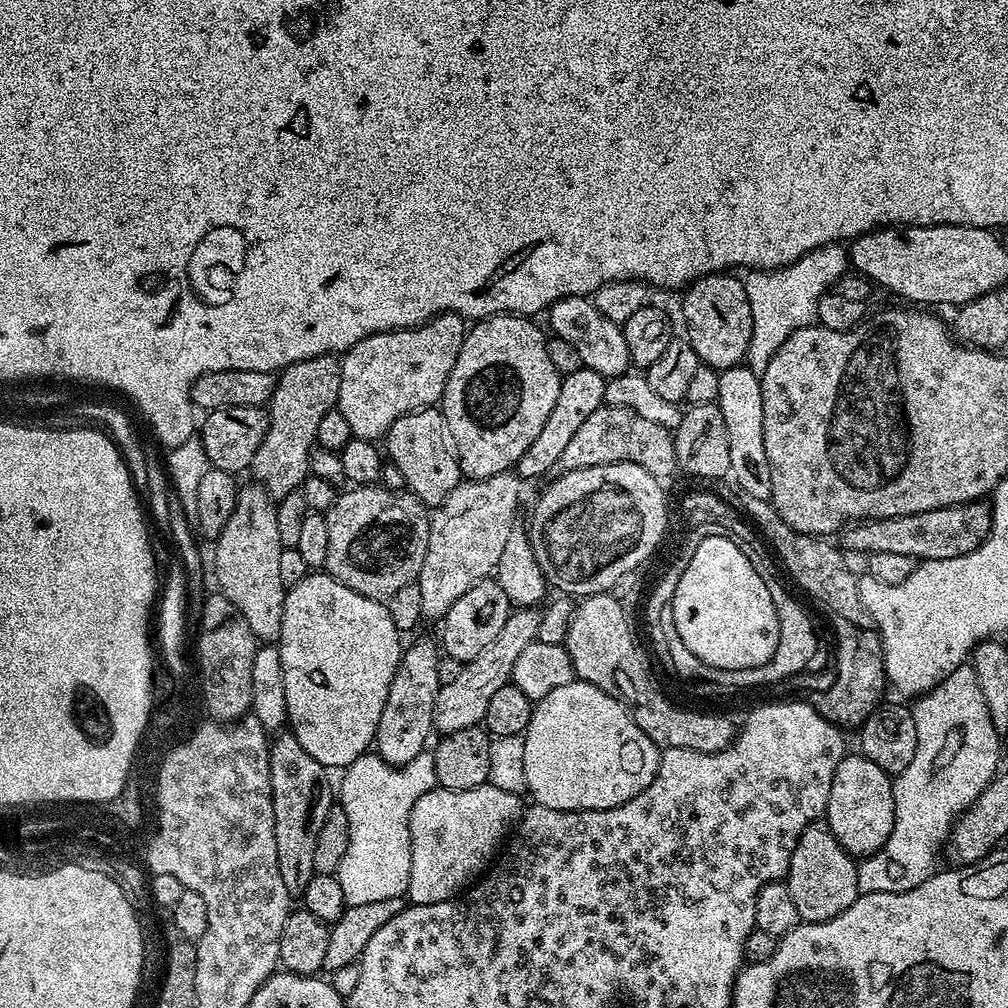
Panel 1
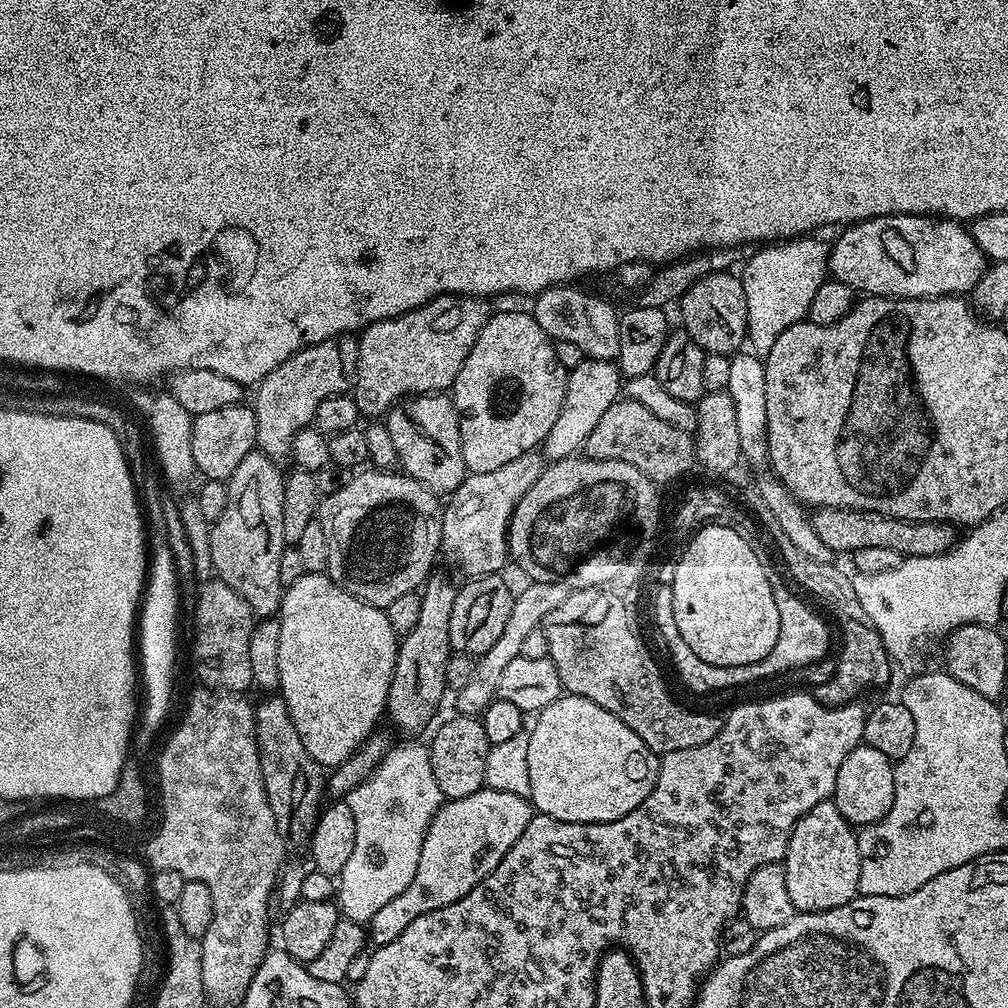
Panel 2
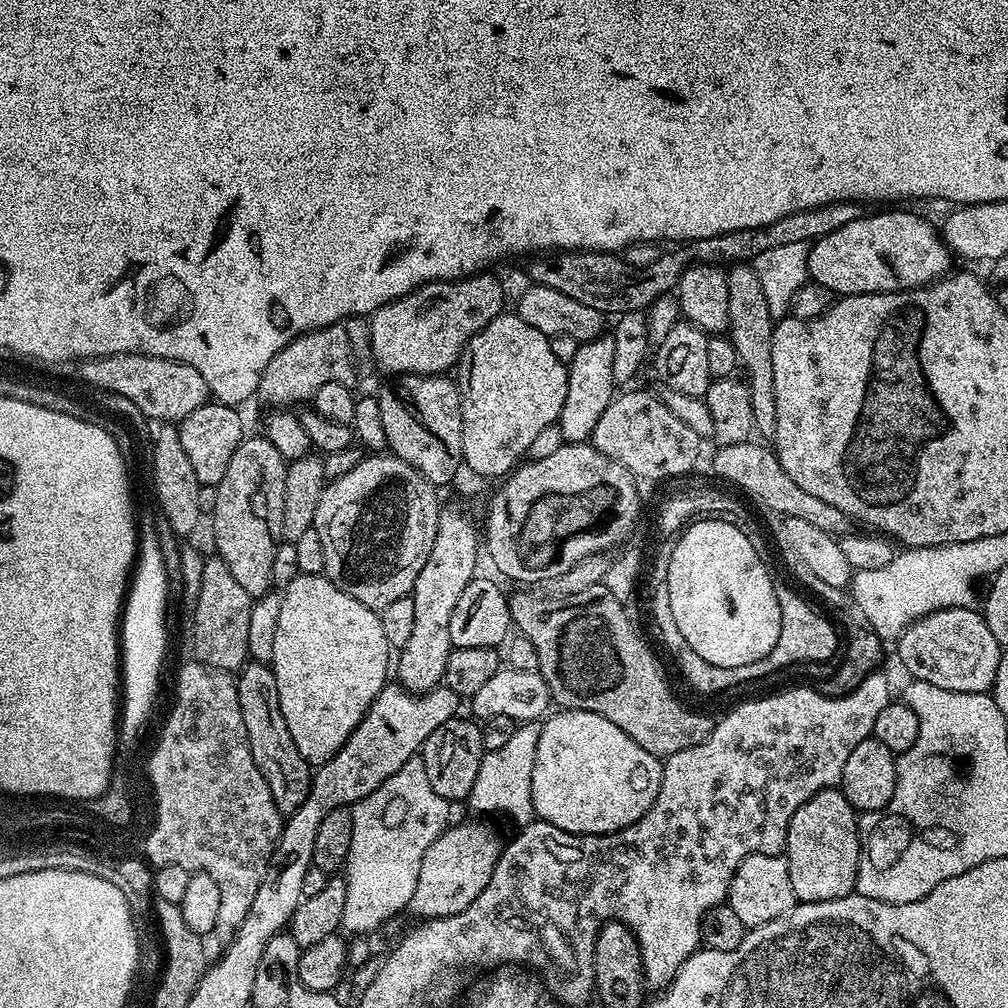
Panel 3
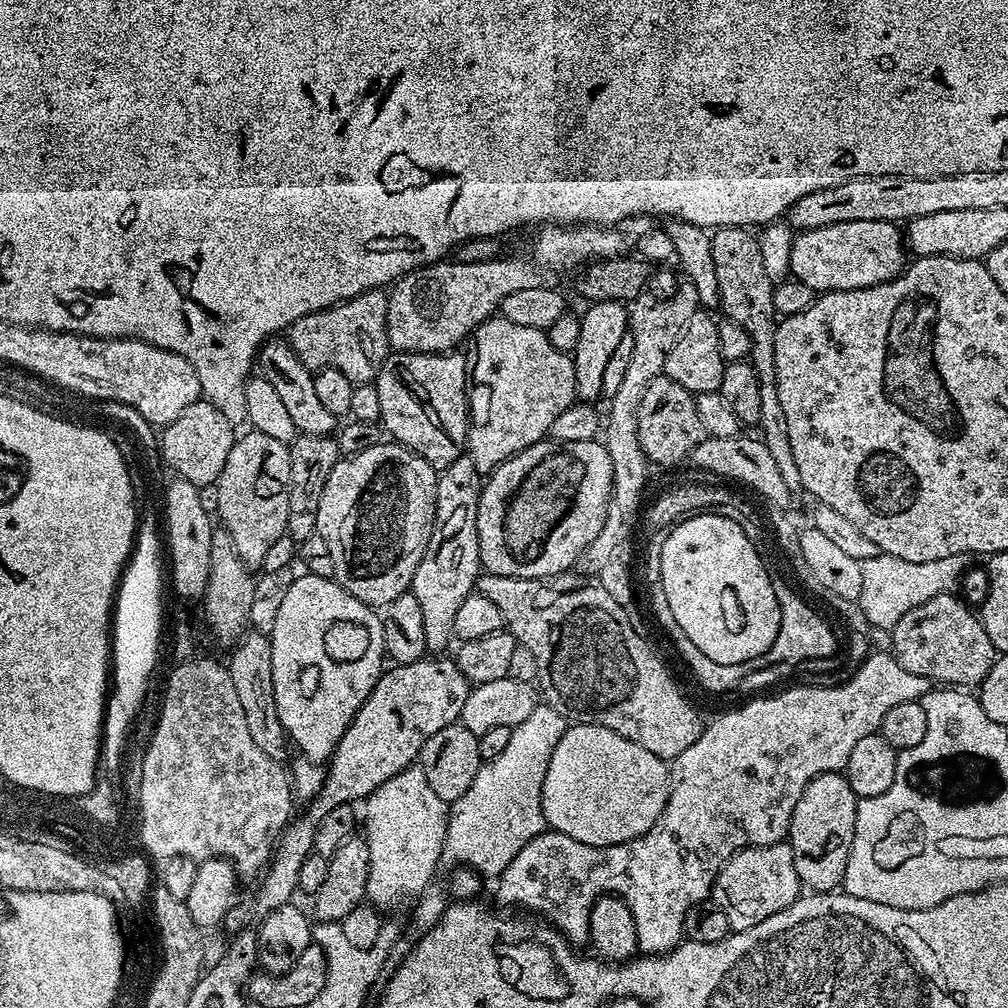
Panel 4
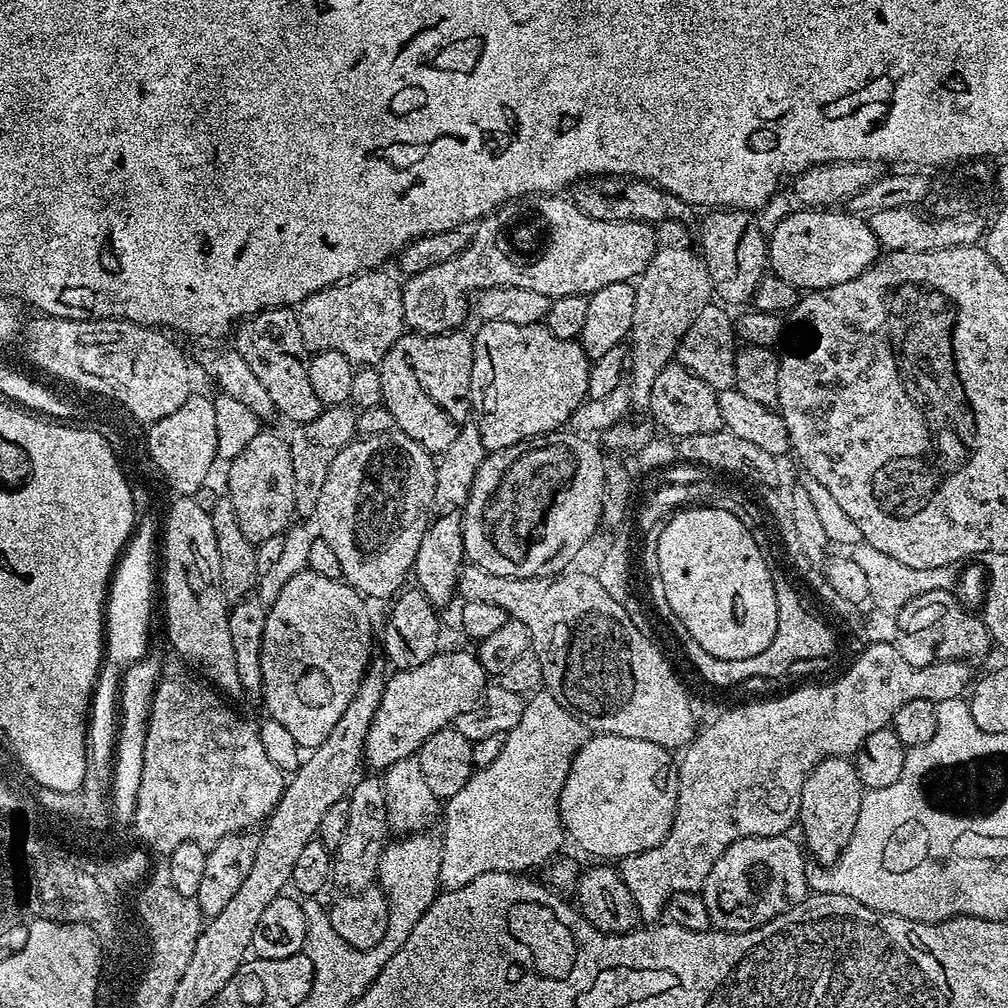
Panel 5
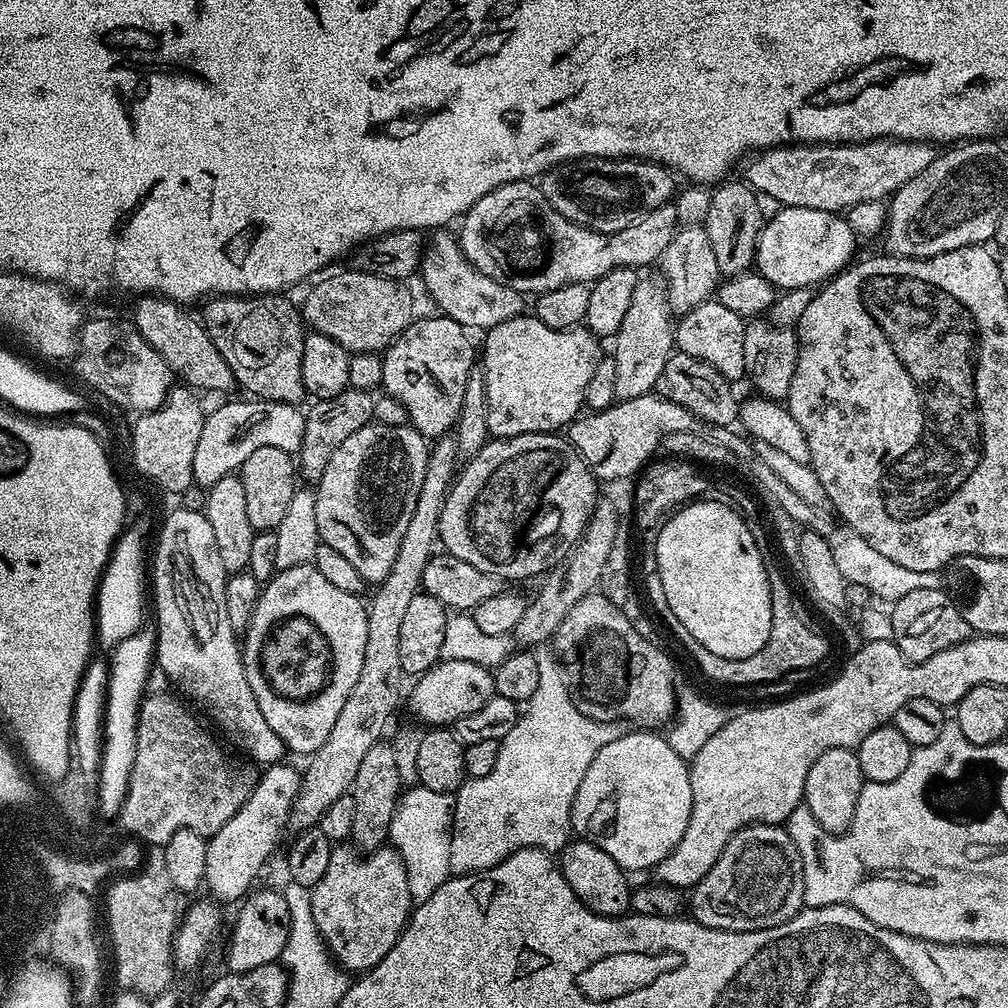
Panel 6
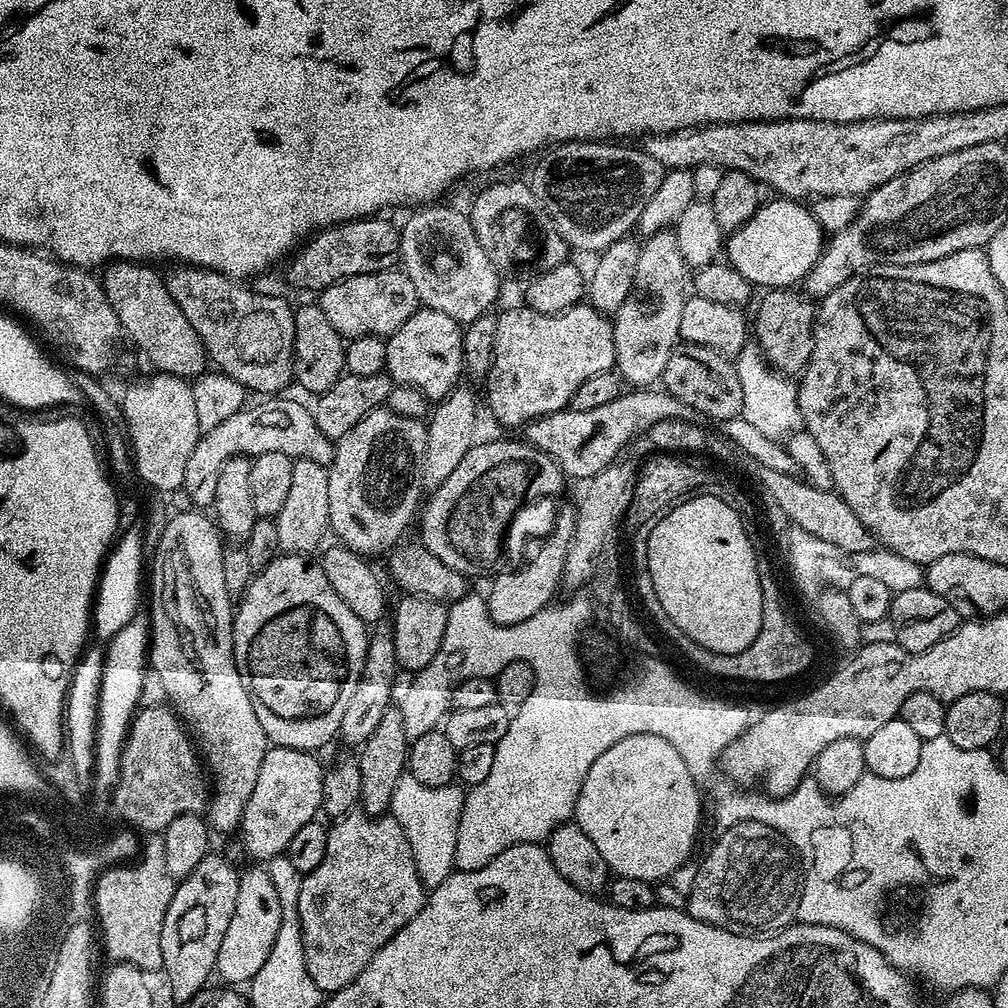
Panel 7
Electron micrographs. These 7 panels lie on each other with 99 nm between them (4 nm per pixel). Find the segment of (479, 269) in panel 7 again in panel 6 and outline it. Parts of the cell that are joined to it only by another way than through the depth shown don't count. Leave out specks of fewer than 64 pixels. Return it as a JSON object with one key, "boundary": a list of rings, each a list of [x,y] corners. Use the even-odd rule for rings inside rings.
{"boundary":[[[436,230],[427,237],[418,276],[424,279],[424,288],[440,307],[437,309],[466,329],[487,330],[502,322],[510,322],[515,316],[525,315],[525,293],[478,271],[465,258],[459,239],[453,233],[451,236],[448,230]]]}

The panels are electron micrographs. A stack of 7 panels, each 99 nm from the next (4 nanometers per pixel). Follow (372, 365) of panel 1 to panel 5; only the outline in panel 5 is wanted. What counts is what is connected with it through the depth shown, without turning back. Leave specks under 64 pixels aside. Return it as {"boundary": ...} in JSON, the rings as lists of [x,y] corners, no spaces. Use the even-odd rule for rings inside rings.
{"boundary":[[[533,194],[522,196],[511,204],[503,204],[475,225],[472,241],[462,254],[442,262],[442,266],[430,266],[422,274],[407,277],[402,284],[402,314],[404,323],[413,332],[433,336],[454,332],[470,316],[470,297],[484,288],[521,288],[557,296],[591,296],[614,282],[632,282],[640,277],[654,258],[658,245],[656,229],[639,219],[595,220],[590,218],[571,199],[560,194]]]}

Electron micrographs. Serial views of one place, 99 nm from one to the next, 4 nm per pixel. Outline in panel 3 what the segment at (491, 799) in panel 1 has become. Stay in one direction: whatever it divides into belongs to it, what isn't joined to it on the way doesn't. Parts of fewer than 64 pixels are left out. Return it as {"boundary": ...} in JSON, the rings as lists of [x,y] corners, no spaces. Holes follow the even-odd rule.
{"boundary":[[[456,824],[444,829],[443,834],[434,842],[430,842],[430,850],[422,857],[422,870],[418,870],[418,886],[414,886],[414,898],[410,898],[407,906],[409,913],[420,916],[421,921],[442,918],[450,914],[458,914],[486,890],[486,882],[494,874],[494,866],[502,851],[502,839],[488,824]]]}

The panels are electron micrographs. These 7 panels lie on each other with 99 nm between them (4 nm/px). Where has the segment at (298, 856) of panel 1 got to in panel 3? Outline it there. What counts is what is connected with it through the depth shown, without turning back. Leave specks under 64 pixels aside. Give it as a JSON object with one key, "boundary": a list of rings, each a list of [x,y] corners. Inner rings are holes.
{"boundary":[[[249,662],[239,669],[235,677],[238,690],[238,706],[242,706],[242,722],[246,722],[246,738],[250,742],[250,754],[254,754],[254,766],[266,778],[270,794],[281,817],[291,816],[302,802],[312,785],[313,769],[298,754],[294,738],[290,738],[290,729],[286,727],[286,718],[282,718],[282,702],[278,702],[278,682],[271,667],[264,662]]]}

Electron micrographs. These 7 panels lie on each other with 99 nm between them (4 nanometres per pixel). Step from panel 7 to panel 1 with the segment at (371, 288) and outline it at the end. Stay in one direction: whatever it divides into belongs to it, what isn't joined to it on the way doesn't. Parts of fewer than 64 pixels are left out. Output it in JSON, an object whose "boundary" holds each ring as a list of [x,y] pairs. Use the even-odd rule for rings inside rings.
{"boundary":[[[332,354],[294,362],[276,376],[276,388],[266,405],[268,429],[250,469],[273,501],[280,501],[307,481],[308,463],[317,447],[318,422],[322,422],[322,414],[336,408],[339,389],[340,360]]]}

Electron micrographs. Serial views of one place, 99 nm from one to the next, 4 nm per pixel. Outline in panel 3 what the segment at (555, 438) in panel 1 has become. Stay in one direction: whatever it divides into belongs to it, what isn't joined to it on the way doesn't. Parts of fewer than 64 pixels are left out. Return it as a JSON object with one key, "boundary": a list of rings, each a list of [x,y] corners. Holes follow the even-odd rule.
{"boundary":[[[601,334],[594,340],[583,341],[578,354],[574,354],[574,362],[566,367],[568,389],[566,402],[562,402],[558,427],[562,430],[565,441],[584,442],[598,426],[598,418],[602,418],[602,414],[606,414],[606,410],[612,405],[618,388],[614,382],[614,342],[611,335]]]}

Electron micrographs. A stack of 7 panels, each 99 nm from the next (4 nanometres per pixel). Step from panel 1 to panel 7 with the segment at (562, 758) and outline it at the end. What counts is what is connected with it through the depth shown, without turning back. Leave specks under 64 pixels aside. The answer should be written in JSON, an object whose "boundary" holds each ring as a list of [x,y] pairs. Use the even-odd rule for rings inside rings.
{"boundary":[[[650,734],[622,738],[622,742],[614,742],[614,746],[610,746],[610,750],[606,750],[606,754],[602,754],[598,758],[598,762],[594,762],[594,766],[590,766],[590,774],[586,774],[586,782],[582,782],[582,790],[578,794],[574,823],[582,830],[586,830],[586,838],[590,838],[590,842],[594,842],[594,846],[598,846],[598,854],[602,854],[602,858],[606,858],[609,873],[655,885],[656,880],[664,880],[667,876],[674,875],[691,858],[692,851],[696,848],[696,835],[700,832],[699,787],[701,788],[701,785],[696,777],[690,774],[686,762],[682,762],[678,750],[674,750],[674,746],[670,746],[670,742],[666,742],[660,736],[651,736]]]}

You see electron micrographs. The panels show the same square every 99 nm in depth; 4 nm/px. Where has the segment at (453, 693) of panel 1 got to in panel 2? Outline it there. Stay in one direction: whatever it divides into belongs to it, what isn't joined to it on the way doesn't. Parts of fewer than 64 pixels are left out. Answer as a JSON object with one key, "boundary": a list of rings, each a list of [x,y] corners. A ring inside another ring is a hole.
{"boundary":[[[537,580],[525,583],[525,585],[521,592],[515,593],[510,618],[506,621],[506,627],[503,628],[502,635],[498,637],[498,642],[494,642],[494,646],[490,646],[490,650],[486,650],[484,655],[475,661],[476,669],[472,675],[472,680],[466,682],[466,686],[462,686],[455,693],[455,711],[459,715],[479,717],[483,713],[484,707],[492,700],[497,699],[498,678],[502,678],[502,670],[506,670],[506,665],[509,662],[514,662],[514,658],[520,655],[522,641],[528,637],[529,631],[541,627],[546,614],[550,614],[550,610],[558,610],[558,606],[562,606],[562,602],[566,602],[570,591],[565,584],[558,582]]]}

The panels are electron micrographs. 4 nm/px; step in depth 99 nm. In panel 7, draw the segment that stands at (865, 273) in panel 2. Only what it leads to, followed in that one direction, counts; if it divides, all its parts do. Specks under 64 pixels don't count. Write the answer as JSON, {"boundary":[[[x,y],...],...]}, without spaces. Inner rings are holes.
{"boundary":[[[772,198],[769,204],[761,203],[760,209],[727,237],[726,260],[757,289],[792,288],[818,262],[825,243],[826,233],[812,216],[811,207],[787,198]]]}

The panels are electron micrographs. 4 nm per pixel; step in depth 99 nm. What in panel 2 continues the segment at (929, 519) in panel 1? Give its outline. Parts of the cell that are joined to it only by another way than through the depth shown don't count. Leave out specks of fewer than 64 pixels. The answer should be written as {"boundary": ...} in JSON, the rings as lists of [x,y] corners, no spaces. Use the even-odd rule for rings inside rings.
{"boundary":[[[818,508],[811,513],[810,519],[814,526],[814,534],[818,534],[822,542],[826,542],[826,546],[833,554],[840,554],[840,552],[851,554],[871,546],[898,550],[898,554],[902,554],[905,558],[929,556],[942,554],[958,539],[957,529],[951,524],[944,523],[943,520],[934,522],[903,520],[857,508]]]}

